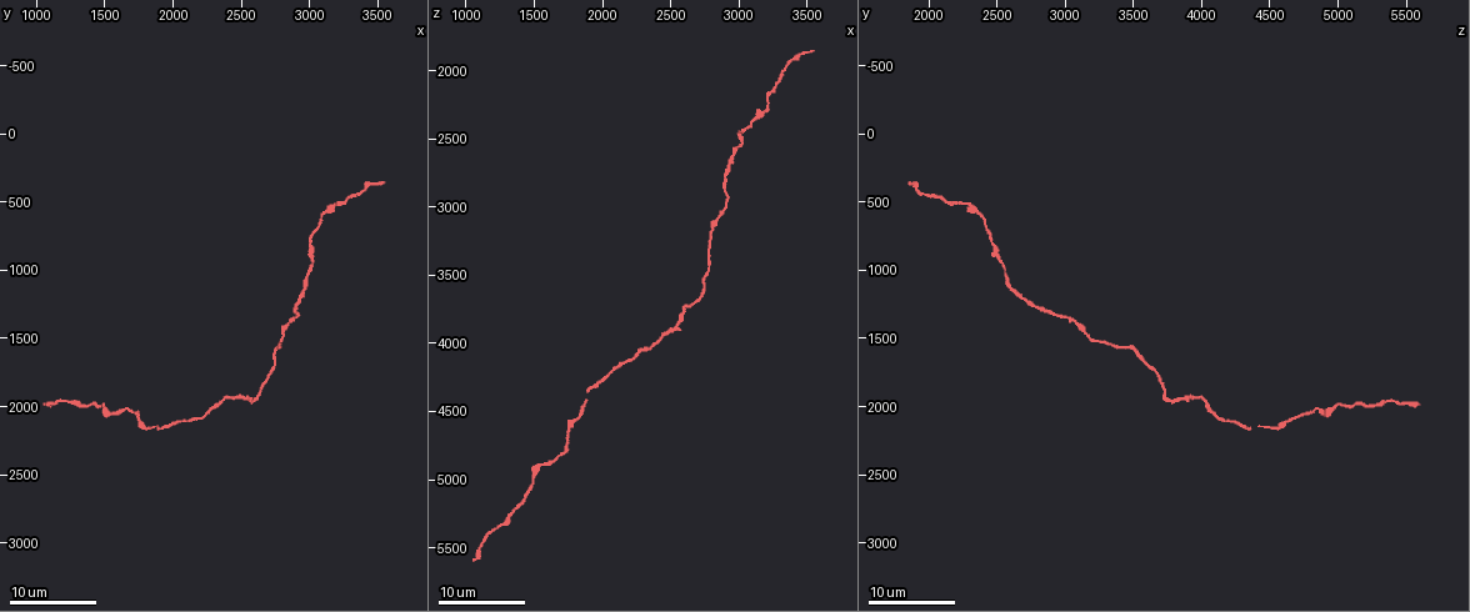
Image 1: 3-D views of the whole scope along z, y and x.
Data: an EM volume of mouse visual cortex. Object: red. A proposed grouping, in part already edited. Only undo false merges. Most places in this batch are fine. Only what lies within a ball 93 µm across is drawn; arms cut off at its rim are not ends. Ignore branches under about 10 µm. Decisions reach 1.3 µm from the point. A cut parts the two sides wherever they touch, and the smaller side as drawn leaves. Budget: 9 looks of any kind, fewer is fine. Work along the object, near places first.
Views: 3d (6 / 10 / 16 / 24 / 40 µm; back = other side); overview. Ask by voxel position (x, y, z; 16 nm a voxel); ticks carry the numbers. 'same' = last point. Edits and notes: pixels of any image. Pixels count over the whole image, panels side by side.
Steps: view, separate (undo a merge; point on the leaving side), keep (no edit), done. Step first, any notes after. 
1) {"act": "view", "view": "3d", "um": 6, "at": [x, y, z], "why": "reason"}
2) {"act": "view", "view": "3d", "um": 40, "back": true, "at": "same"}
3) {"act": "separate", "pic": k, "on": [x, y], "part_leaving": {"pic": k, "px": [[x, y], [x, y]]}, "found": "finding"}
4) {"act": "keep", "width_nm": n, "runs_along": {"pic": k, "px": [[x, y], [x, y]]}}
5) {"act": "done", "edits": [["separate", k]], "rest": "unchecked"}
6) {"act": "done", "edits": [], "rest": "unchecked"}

{"act": "view", "view": "3d", "um": 16, "at": [2620, 1940, 3740], "why": "calibre changes"}

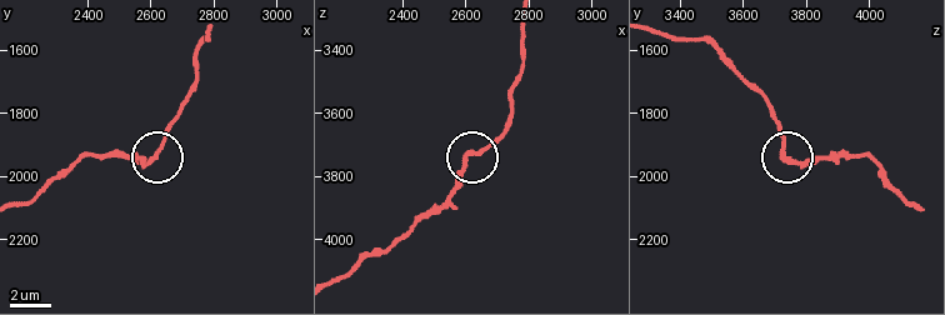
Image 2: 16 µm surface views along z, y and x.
{"act": "keep", "runs_along": {"pic": 2, "px": [[493, 140], [469, 159], [459, 184], [435, 208]]}, "found": "continuous, no second neuron"}

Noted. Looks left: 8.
{"act": "view", "view": "3d", "um": 6, "at": [1900, 2160, 4320], "why": "sudden change in width"}

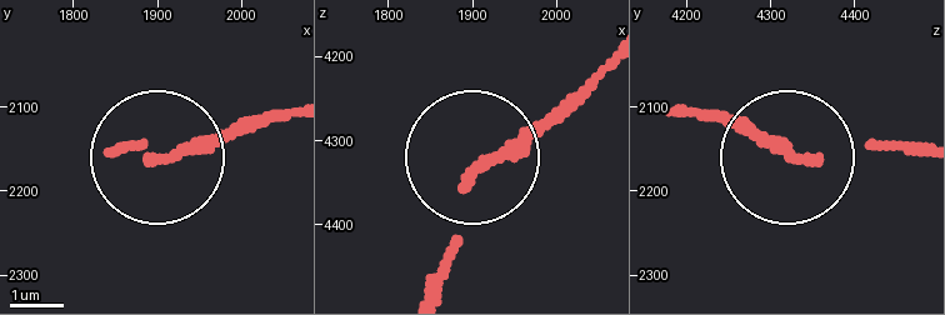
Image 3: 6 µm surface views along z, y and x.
{"act": "keep", "runs_along": {"pic": 3, "px": [[283, 109], [166, 163], [126, 149]]}, "found": "continuous, no second neuron"}

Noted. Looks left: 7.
{"act": "view", "view": "3d", "um": 6, "at": [2240, 2060, 4080], "why": "thick turns thin"}

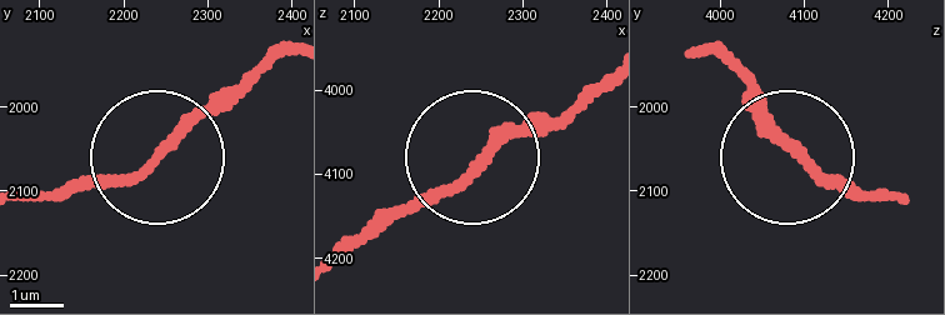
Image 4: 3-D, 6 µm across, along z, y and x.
{"act": "keep", "width_nm": 210, "runs_along": {"pic": 4, "px": [[293, 58], [213, 98], [131, 174], [69, 188]]}, "found": "all the same neuron"}

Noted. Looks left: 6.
{"act": "view", "view": "3d", "um": 6, "at": [1500, 2020, 4960], "why": "calibre changes"}

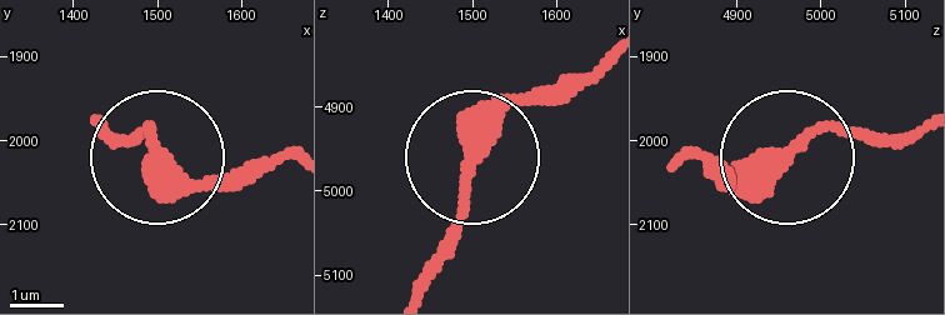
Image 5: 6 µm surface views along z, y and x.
{"act": "keep", "runs_along": {"pic": 5, "px": [[283, 163], [180, 173], [149, 131], [109, 131]]}, "found": "continuous, no second neuron"}

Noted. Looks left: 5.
{"act": "done", "edits": [], "rest": "unchecked"}

